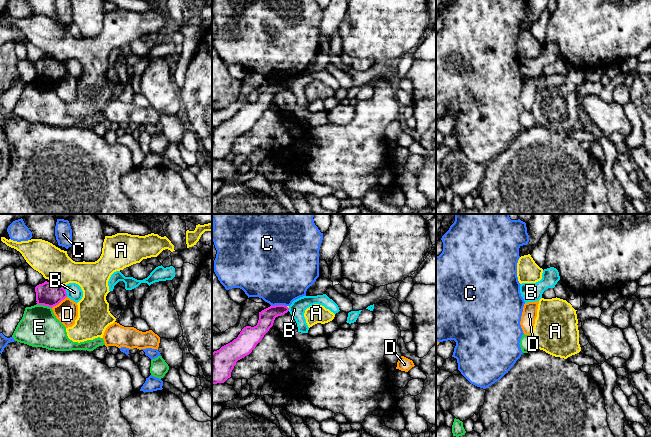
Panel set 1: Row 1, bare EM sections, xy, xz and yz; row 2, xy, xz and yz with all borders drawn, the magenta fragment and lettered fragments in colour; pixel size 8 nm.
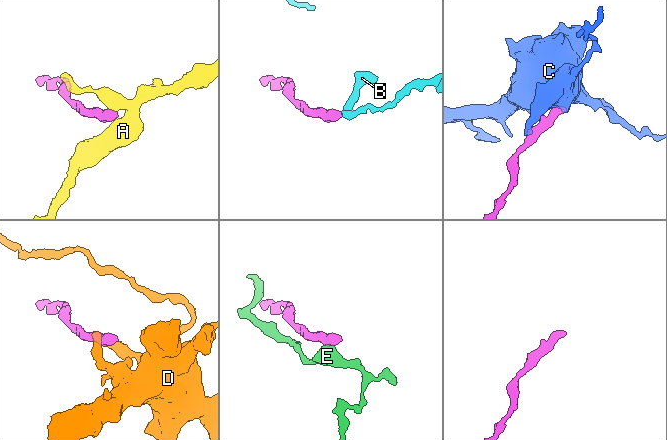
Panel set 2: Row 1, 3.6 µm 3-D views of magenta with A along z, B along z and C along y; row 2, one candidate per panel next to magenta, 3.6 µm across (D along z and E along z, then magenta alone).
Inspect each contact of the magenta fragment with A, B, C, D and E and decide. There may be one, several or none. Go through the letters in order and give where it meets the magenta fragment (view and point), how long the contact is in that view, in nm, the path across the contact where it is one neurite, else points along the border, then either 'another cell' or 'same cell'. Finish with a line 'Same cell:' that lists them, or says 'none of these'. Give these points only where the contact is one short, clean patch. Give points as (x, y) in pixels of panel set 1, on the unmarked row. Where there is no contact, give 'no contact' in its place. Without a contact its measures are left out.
A: xy (57, 60) | 40 nm | along xy (56, 59), (59, 61) | another cell
B: xy (66, 69) | 70 nm | another cell
C: xz (279, 81) | 130 nm | along xz (271, 80), (286, 82) | another cell
D: xy (58, 79) | 160 nm | along xy (66, 72), (51, 83) | another cell
E: xy (44, 81) | 130 nm | along xy (37, 79), (51, 84) | another cell
Same cell: none of these

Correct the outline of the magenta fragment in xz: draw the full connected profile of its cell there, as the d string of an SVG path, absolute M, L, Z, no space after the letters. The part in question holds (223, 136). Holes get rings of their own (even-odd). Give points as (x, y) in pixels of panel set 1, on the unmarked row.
M285 81L270 82L259 88L256 102L246 102L232 118L212 129L212 161L231 153L236 138L249 131L273 102L276 93L289 87Z

